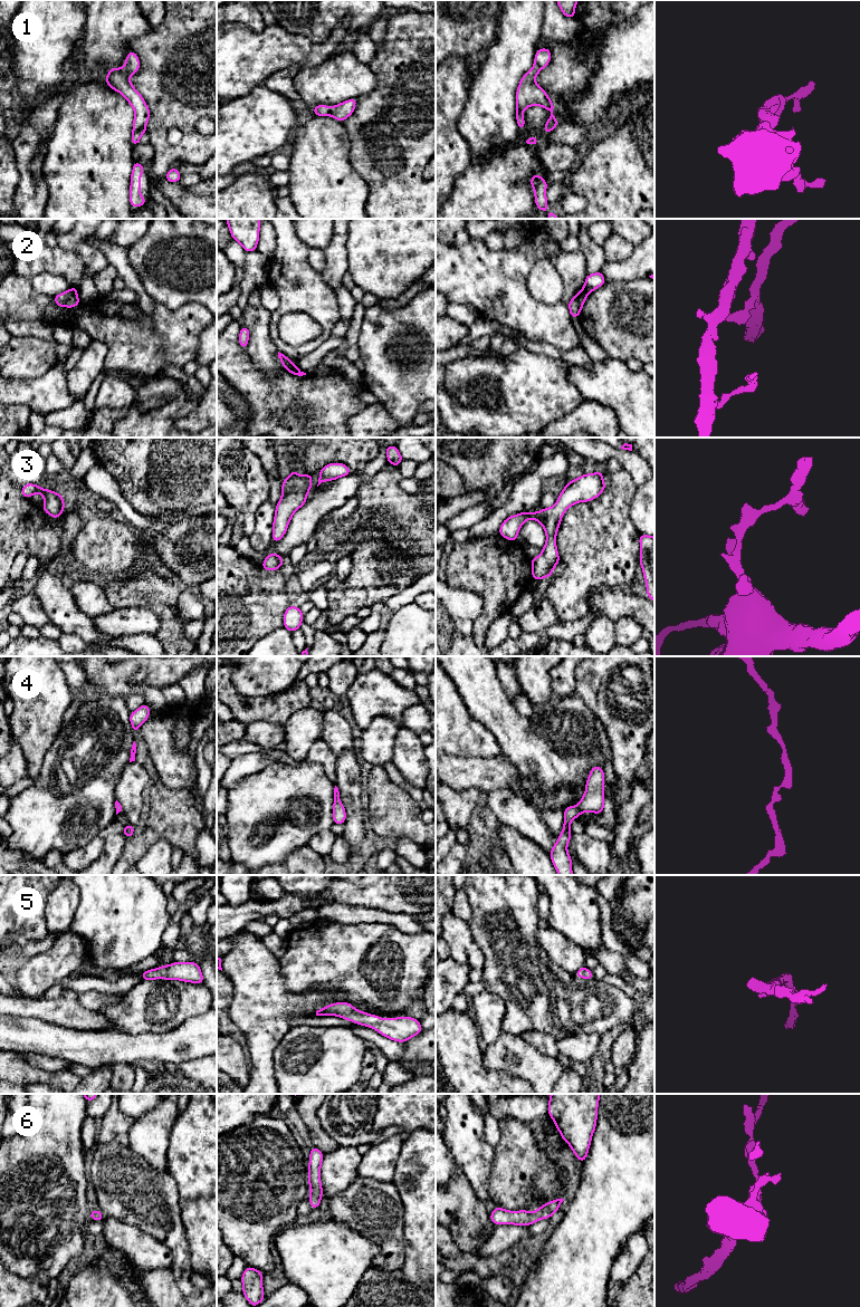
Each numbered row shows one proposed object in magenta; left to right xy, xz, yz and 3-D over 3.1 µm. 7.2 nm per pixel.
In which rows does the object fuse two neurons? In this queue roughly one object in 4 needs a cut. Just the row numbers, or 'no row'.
2

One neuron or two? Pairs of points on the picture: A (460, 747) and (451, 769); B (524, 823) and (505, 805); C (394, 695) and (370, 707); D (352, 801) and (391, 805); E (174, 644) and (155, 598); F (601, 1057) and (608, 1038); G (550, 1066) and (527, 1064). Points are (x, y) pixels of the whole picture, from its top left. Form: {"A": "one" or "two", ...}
{"A": "two", "B": "one", "C": "one", "D": "two", "E": "one", "F": "one", "G": "one"}

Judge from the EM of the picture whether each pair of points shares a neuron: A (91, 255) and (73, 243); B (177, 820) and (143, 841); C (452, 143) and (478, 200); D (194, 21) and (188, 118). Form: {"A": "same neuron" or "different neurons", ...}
{"A": "same neuron", "B": "same neuron", "C": "different neurons", "D": "same neuron"}

